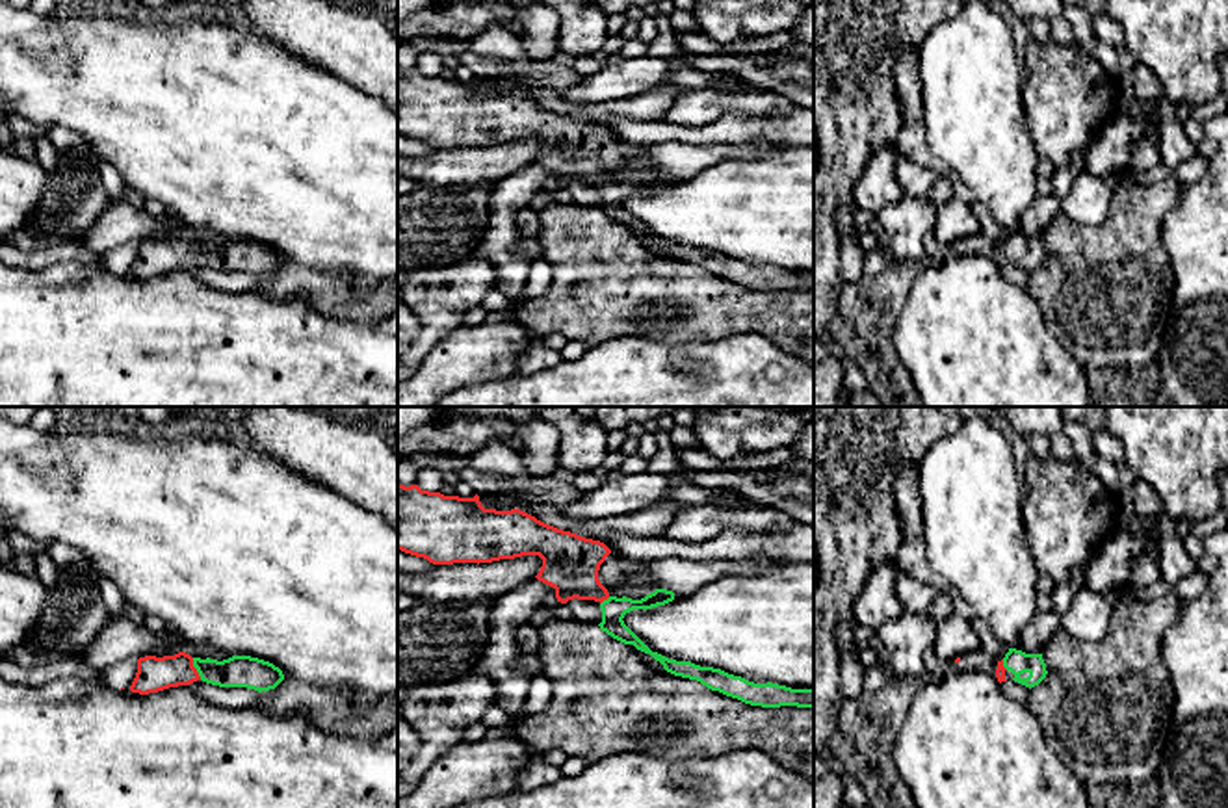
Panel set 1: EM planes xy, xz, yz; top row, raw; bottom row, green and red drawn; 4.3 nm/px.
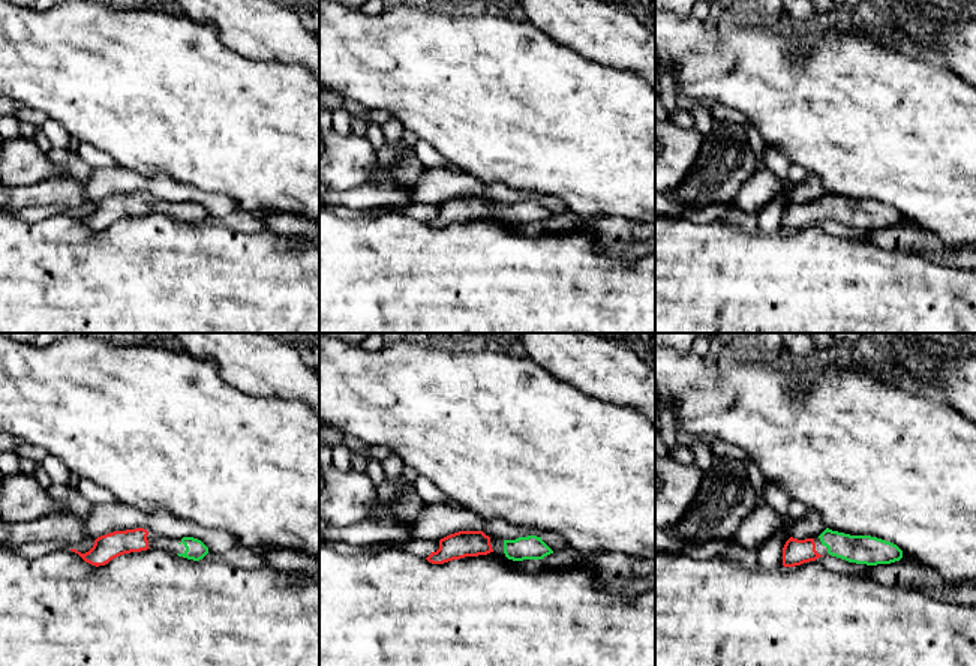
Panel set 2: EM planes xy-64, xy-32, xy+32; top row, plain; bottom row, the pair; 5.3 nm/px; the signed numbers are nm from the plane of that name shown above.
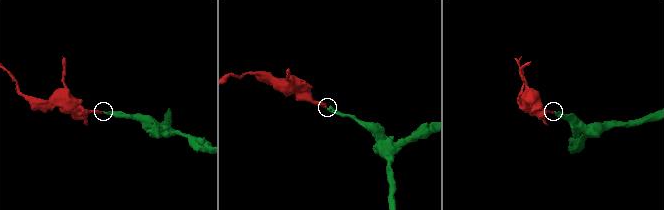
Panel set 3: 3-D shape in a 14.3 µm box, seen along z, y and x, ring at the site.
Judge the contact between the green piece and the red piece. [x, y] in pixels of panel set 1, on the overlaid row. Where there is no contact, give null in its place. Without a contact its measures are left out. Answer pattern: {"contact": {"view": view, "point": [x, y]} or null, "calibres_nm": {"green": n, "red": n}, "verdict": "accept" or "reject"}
{"contact": {"view": "xy", "point": [197, 669]}, "calibres_nm": {"green": 140, "red": 150}, "verdict": "accept"}

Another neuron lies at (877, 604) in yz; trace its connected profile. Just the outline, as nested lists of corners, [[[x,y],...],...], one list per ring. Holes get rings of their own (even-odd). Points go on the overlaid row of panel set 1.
[[[888,561],[869,574],[856,604],[853,606],[853,619],[858,626],[877,632],[905,613],[905,606],[897,598],[899,570],[897,561]]]

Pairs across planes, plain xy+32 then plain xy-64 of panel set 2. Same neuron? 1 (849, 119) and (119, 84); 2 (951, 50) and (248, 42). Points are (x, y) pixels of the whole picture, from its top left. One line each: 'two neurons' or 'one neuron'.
1: one neuron
2: one neuron

